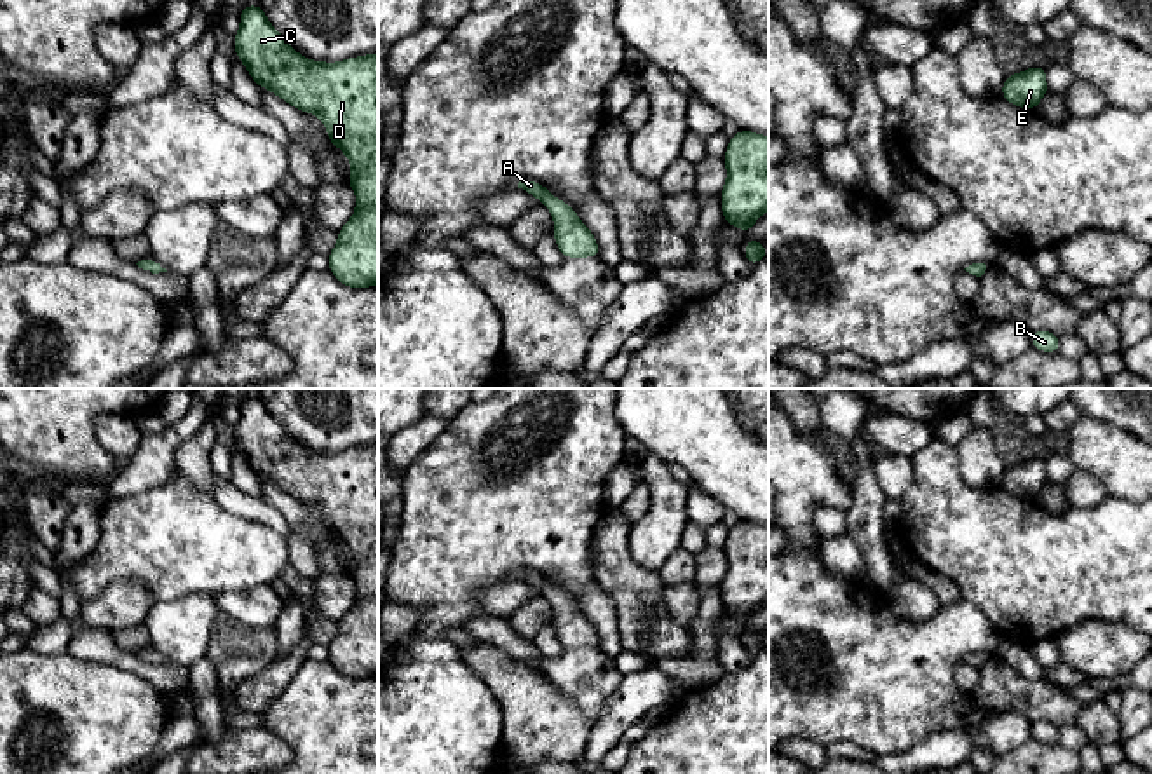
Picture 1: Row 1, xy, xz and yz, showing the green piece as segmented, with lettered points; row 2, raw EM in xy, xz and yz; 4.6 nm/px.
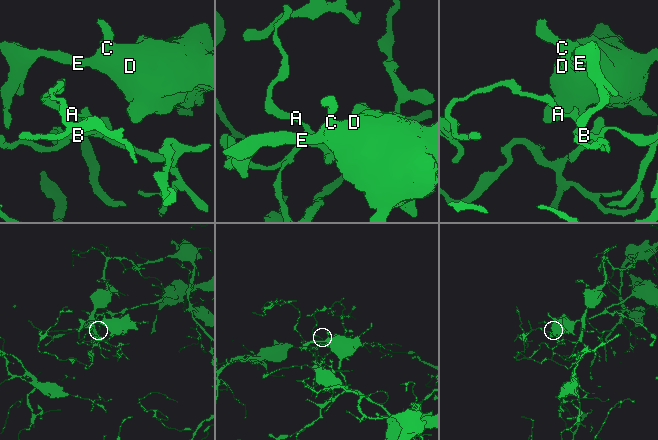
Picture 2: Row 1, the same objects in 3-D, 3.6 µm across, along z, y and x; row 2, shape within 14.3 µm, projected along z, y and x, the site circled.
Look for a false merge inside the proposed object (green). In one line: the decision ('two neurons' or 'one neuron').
one neuron

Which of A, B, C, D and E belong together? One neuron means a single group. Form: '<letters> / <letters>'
A B C D E

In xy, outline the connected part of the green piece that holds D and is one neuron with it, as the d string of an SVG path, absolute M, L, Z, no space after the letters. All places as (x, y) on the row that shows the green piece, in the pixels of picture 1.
M260 5L241 10L234 54L258 87L272 91L300 112L317 115L326 124L329 143L350 160L349 185L356 192L356 213L338 230L338 242L328 255L328 270L349 288L378 284L378 54L338 63L310 61L286 42Z

